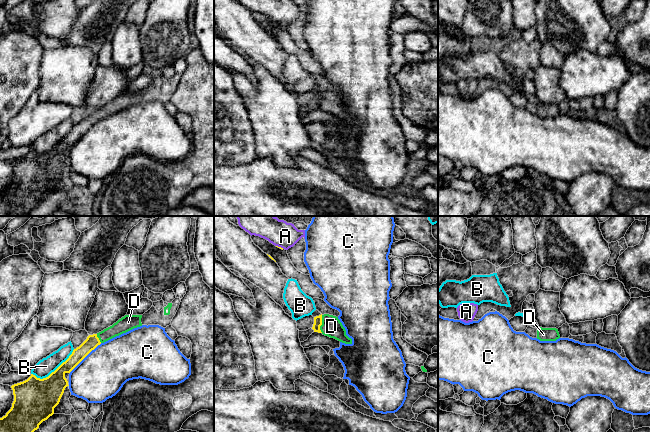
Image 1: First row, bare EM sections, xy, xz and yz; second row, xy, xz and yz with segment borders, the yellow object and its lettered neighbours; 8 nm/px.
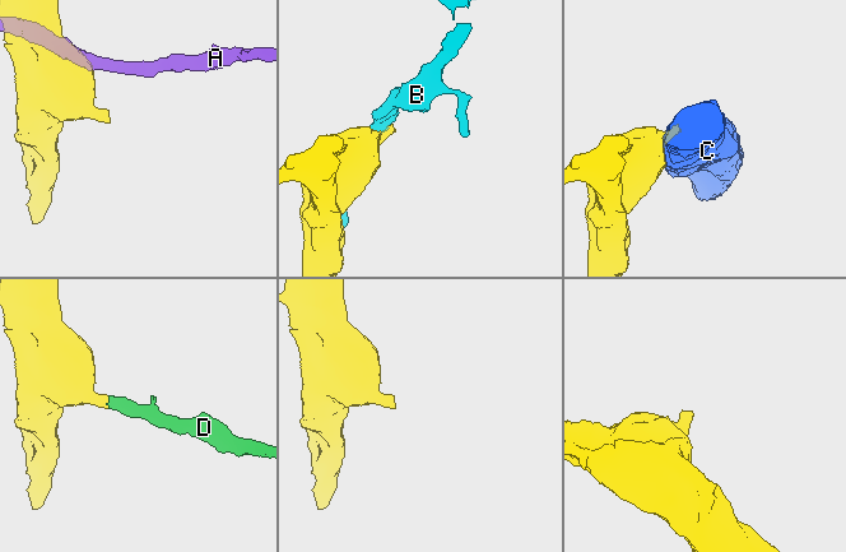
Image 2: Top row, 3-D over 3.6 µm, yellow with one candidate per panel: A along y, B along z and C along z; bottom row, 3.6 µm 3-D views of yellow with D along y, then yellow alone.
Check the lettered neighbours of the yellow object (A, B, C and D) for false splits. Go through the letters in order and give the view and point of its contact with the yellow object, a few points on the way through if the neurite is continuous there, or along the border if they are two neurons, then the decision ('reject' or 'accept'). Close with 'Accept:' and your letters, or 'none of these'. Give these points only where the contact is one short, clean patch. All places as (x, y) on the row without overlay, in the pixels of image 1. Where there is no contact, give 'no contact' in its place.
A: meets yellow in xz at (280, 23); reject
B: meets yellow in xy at (54, 147); reject
C: meets yellow in xy at (85, 132); reject
D: meets yellow in xz at (321, 100); runs through xz (318, 95), (321, 100), (331, 102); accept
Accept: D

